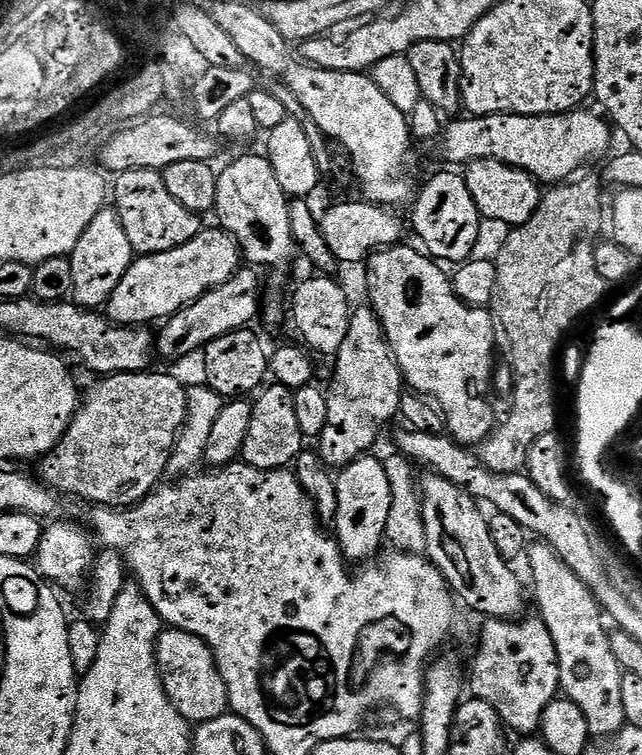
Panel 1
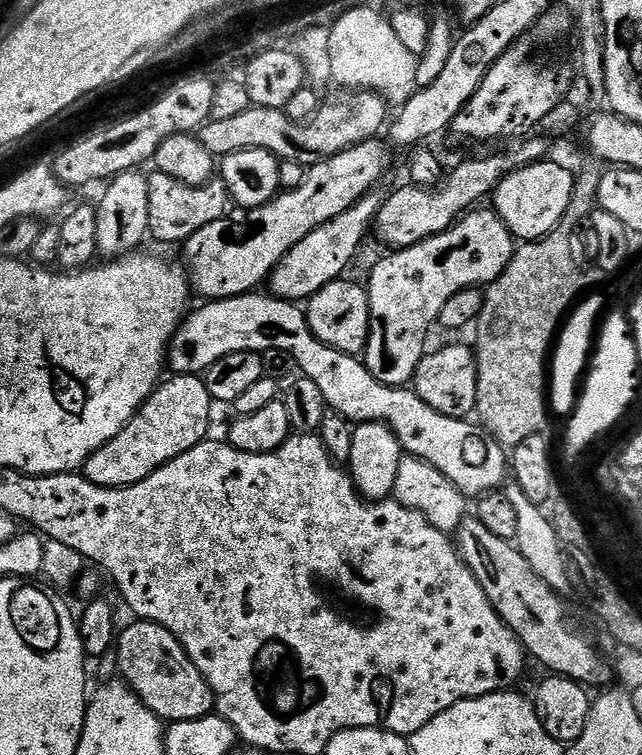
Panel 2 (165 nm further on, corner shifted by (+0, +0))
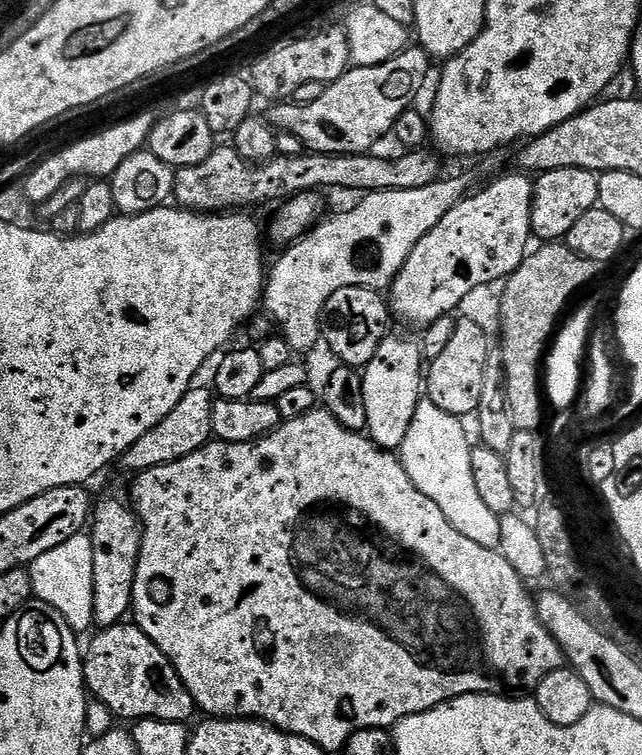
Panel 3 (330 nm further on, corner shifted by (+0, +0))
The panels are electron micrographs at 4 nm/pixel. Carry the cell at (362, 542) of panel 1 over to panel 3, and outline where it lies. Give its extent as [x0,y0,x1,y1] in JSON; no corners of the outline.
[362,334,422,450]

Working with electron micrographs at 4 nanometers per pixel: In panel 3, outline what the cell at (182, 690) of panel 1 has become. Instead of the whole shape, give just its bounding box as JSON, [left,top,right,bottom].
[84,622,197,724]

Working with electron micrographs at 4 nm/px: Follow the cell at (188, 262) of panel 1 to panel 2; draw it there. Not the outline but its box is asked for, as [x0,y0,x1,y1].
[182,139,390,300]

